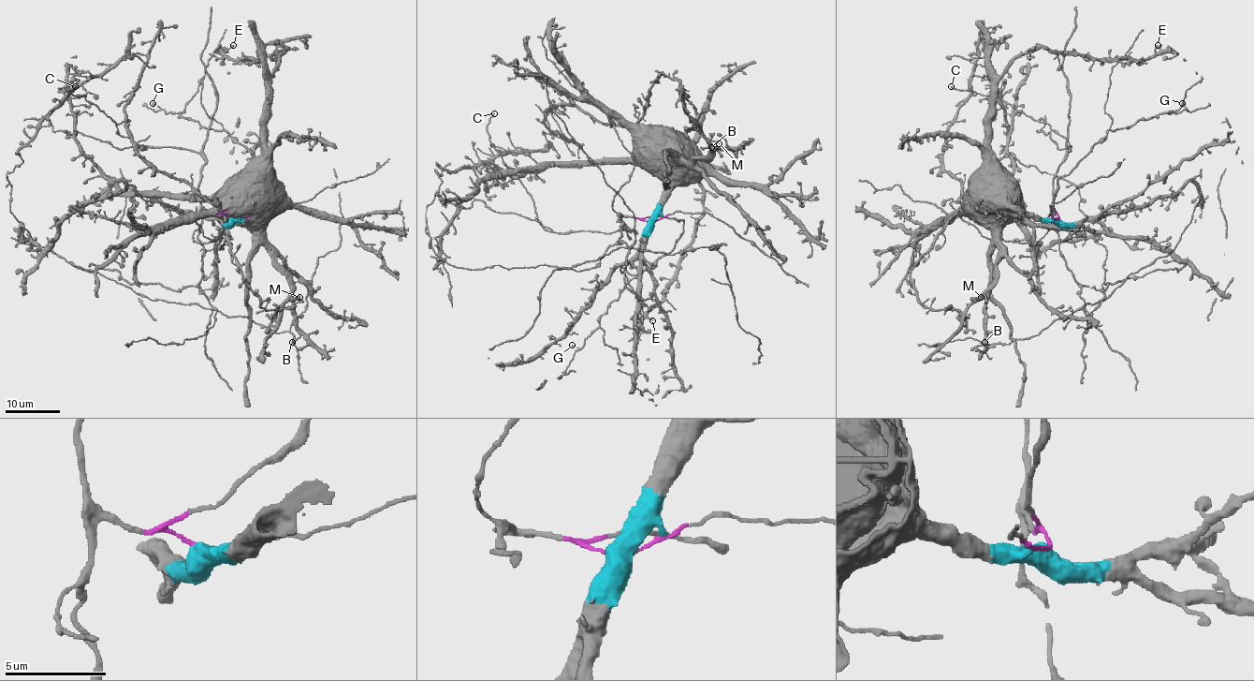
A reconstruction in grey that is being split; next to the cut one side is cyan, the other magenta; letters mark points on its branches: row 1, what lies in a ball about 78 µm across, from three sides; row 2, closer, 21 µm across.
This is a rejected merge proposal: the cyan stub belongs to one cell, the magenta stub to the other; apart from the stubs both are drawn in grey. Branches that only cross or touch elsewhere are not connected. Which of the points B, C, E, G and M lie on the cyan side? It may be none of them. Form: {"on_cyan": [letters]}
{"on_cyan": ["B", "E", "M"]}

